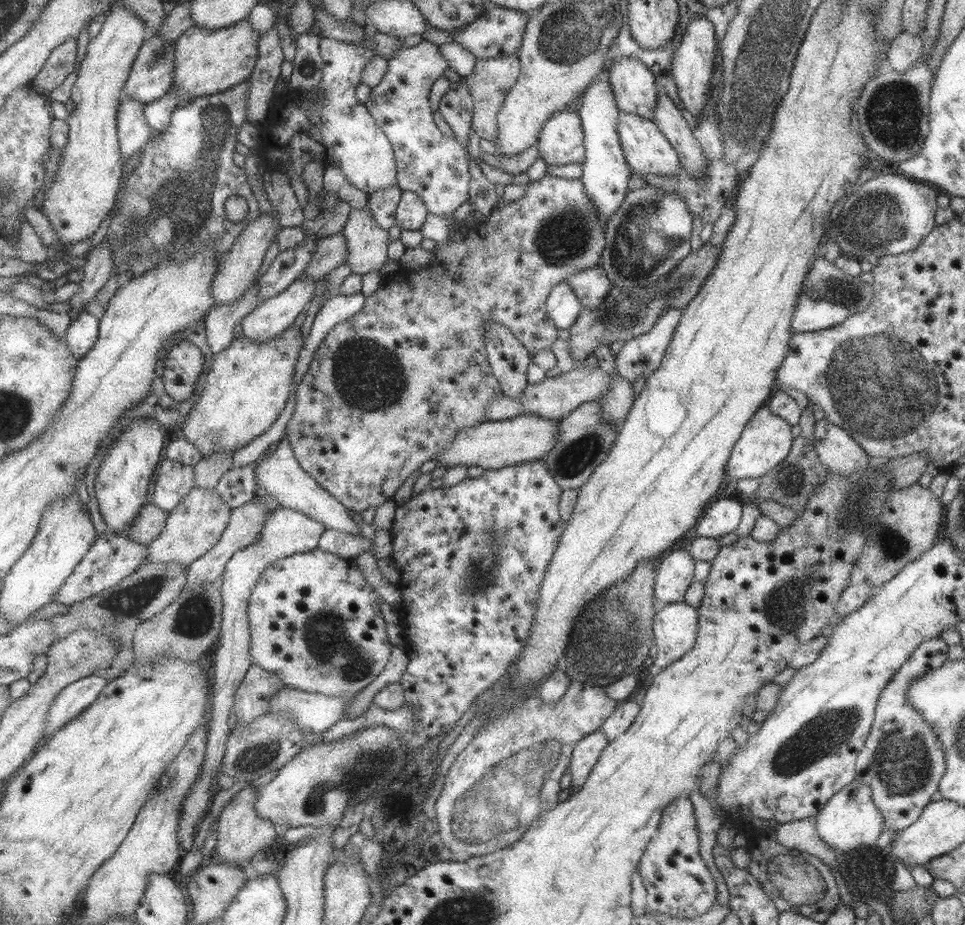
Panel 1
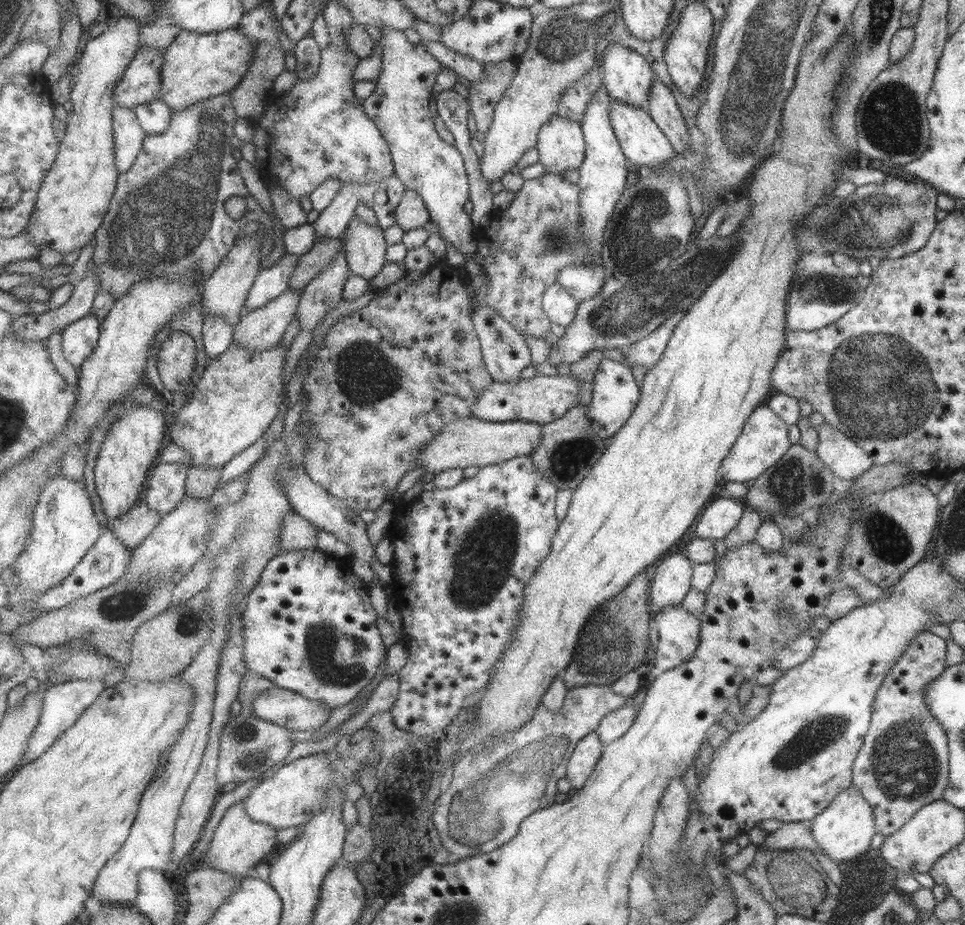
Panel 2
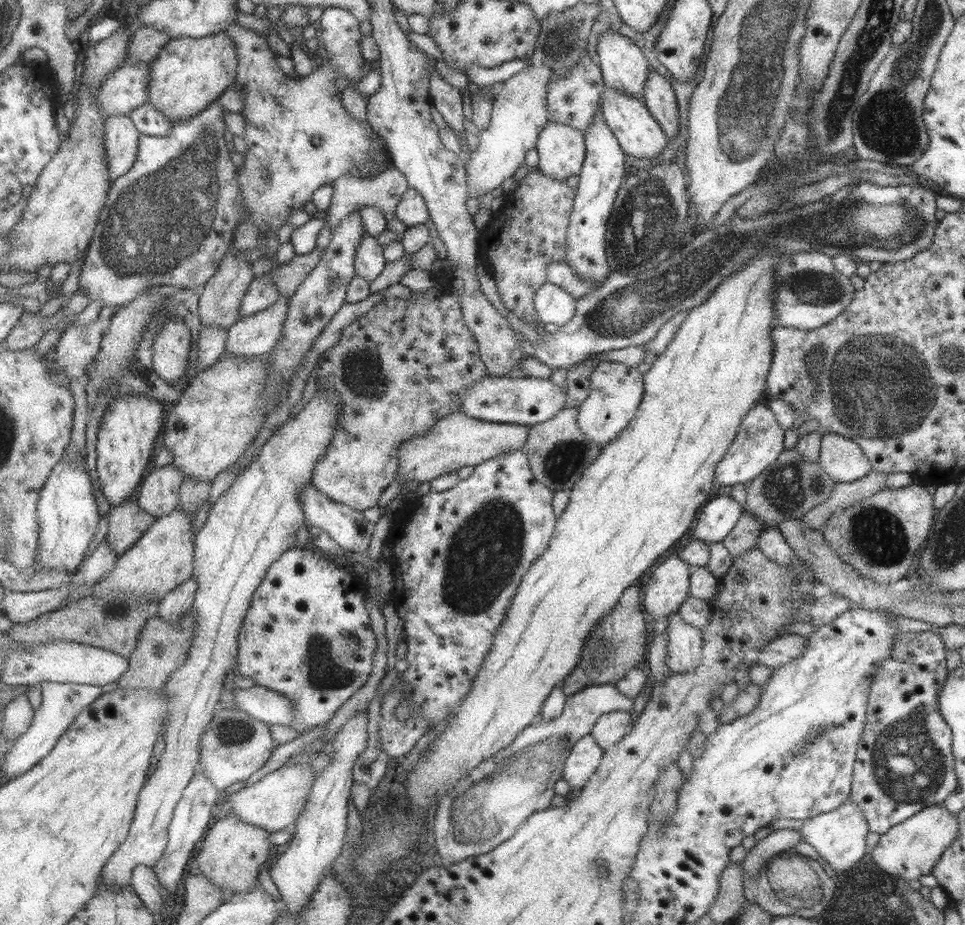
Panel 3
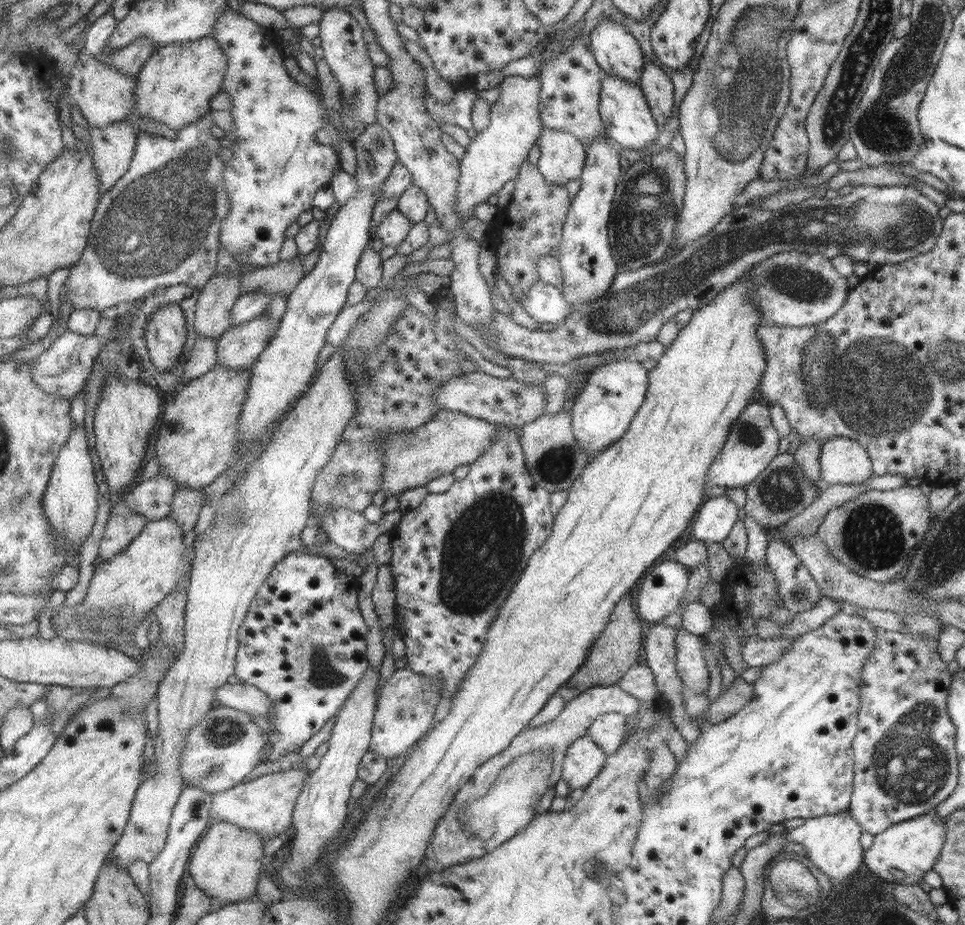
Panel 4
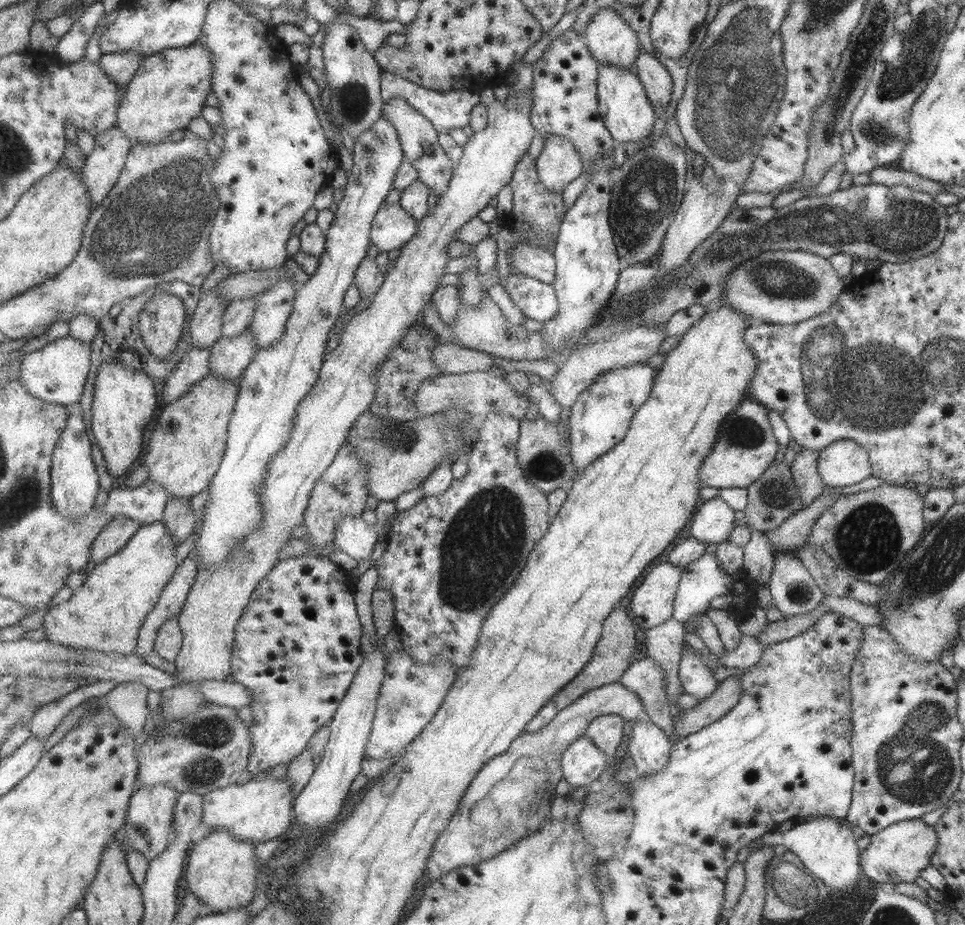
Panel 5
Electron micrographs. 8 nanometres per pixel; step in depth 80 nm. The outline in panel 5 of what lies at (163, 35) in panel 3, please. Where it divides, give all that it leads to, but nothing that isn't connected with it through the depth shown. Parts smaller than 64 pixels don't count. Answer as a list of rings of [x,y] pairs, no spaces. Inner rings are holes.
[[[117,51],[104,53],[99,64],[115,82],[126,88],[136,77],[143,59],[144,54],[139,51]]]

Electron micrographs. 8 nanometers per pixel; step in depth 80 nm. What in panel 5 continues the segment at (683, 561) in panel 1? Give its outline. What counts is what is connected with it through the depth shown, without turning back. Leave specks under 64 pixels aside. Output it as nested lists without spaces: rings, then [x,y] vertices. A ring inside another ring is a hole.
[[[661,562],[649,569],[633,592],[630,615],[640,633],[665,622],[672,616],[675,591],[682,568]]]

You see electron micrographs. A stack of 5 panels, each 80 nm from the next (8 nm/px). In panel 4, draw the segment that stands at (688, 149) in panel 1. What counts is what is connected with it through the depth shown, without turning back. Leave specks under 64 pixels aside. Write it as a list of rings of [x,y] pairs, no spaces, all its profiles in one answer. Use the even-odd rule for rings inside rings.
[[[650,61],[644,63],[639,85],[649,111],[658,126],[663,126],[671,118],[674,86],[661,66]]]

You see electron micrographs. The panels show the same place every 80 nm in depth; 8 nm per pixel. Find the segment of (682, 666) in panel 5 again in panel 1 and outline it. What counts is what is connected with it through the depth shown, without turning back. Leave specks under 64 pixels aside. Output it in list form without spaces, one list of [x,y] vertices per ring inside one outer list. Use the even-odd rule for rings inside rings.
[[[684,600],[658,603],[652,631],[656,656],[650,664],[664,669],[692,649],[697,634],[697,611]]]

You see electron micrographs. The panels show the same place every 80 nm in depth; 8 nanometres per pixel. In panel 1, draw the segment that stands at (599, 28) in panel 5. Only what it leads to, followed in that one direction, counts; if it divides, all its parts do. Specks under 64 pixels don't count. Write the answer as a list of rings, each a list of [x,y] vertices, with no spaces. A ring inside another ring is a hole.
[[[622,56],[605,70],[613,91],[615,106],[624,114],[653,118],[658,89],[653,74],[635,58]]]

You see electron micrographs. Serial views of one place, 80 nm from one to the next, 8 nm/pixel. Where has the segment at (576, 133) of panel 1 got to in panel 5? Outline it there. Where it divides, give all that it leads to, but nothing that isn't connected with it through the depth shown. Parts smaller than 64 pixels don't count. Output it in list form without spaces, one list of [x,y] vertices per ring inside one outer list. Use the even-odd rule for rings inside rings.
[[[543,135],[535,169],[540,182],[554,193],[563,192],[565,186],[585,171],[581,157],[573,143],[557,135]]]

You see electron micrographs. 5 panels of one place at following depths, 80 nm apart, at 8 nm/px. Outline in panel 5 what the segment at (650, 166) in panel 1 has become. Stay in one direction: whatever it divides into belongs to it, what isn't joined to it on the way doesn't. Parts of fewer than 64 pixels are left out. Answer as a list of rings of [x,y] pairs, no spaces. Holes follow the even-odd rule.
[[[599,64],[596,89],[599,115],[615,142],[635,142],[648,136],[656,115],[646,97],[643,85],[634,72]]]

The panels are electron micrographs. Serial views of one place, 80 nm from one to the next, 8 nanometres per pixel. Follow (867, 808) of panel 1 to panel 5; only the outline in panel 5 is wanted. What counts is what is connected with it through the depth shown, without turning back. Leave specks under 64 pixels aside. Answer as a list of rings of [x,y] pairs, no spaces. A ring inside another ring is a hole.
[[[834,817],[815,818],[809,822],[803,821],[802,824],[796,822],[790,830],[784,832],[769,831],[751,843],[762,842],[773,848],[779,844],[787,853],[795,855],[811,876],[819,878],[833,892],[833,890],[845,890],[847,886],[852,887],[862,873],[859,866],[860,851],[855,844],[851,827],[850,824],[839,824]]]

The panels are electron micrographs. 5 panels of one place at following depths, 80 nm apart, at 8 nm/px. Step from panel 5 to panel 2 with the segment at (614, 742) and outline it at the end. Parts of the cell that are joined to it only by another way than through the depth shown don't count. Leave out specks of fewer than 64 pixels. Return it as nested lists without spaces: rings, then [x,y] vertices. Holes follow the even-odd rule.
[[[629,701],[601,717],[594,731],[598,734],[603,746],[625,734],[625,731],[633,724],[636,709]]]

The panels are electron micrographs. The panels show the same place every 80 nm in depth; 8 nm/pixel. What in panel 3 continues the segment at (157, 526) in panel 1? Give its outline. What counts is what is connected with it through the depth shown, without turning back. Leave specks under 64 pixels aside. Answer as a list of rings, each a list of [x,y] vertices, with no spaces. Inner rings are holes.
[[[130,499],[121,506],[113,508],[109,519],[107,536],[121,556],[134,548],[158,518],[144,511],[137,500]]]

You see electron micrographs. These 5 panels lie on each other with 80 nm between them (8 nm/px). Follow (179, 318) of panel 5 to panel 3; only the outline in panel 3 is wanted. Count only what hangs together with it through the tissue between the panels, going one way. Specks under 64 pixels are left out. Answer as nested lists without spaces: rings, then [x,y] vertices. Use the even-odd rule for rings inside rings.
[[[175,317],[159,330],[153,345],[154,368],[163,381],[179,385],[187,374],[189,356],[193,348],[193,336],[187,323]]]

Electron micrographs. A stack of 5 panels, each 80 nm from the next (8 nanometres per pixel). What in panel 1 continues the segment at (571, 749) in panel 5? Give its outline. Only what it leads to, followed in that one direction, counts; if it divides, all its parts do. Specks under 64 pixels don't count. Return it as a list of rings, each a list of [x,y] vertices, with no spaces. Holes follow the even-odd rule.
[[[595,731],[586,734],[572,748],[571,762],[568,765],[568,772],[571,773],[573,789],[584,785],[589,771],[601,754],[601,750],[608,744],[607,737],[602,732]]]

